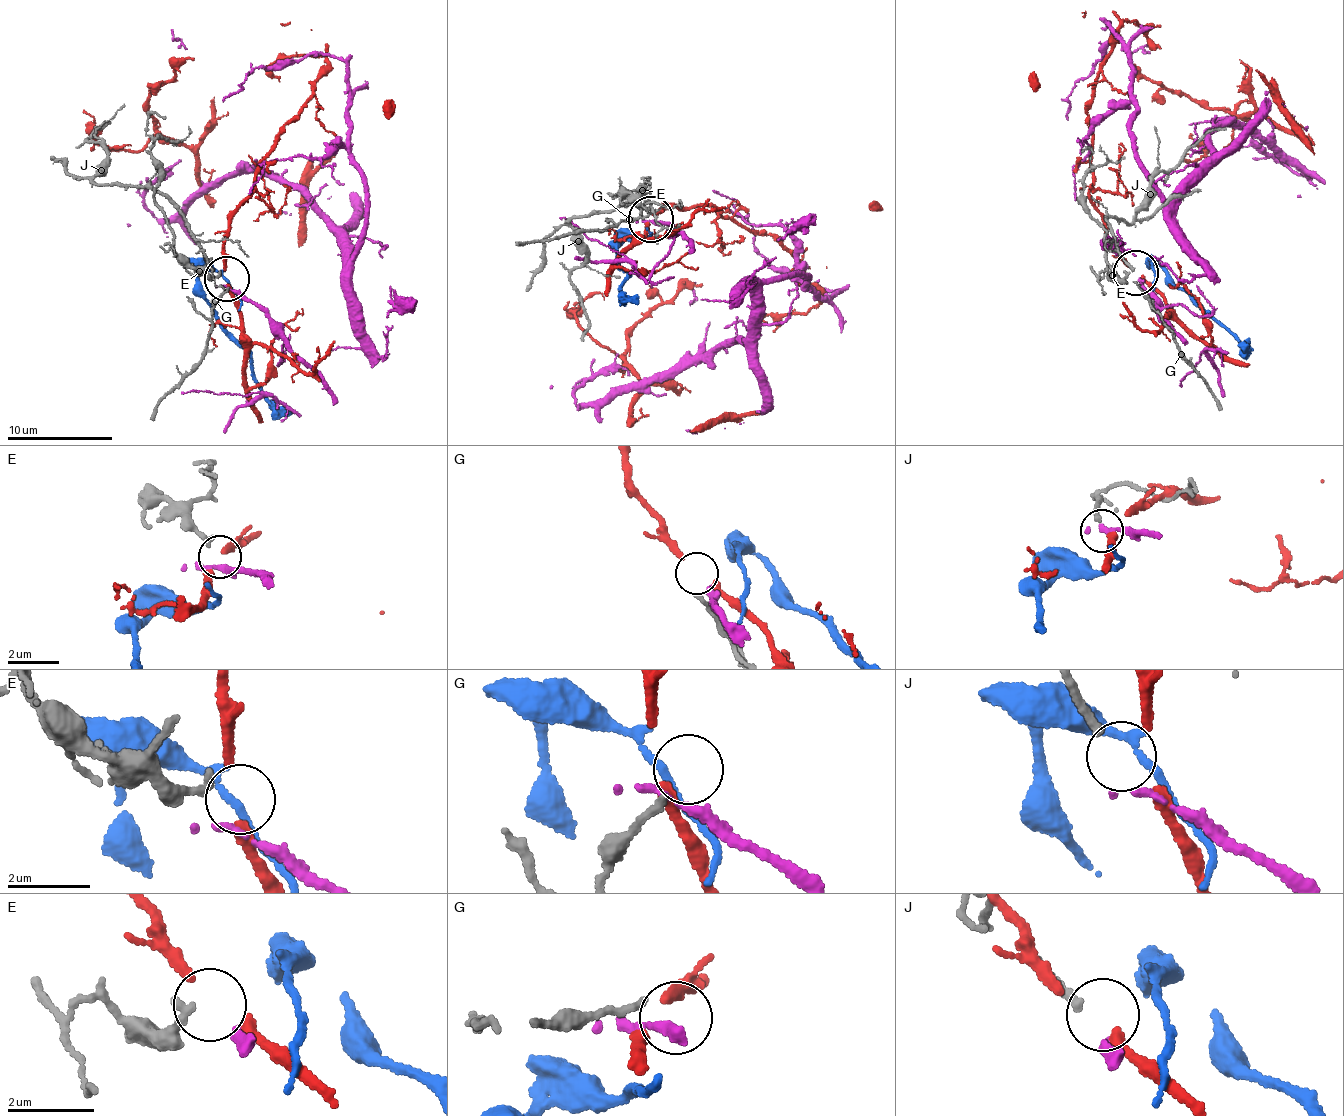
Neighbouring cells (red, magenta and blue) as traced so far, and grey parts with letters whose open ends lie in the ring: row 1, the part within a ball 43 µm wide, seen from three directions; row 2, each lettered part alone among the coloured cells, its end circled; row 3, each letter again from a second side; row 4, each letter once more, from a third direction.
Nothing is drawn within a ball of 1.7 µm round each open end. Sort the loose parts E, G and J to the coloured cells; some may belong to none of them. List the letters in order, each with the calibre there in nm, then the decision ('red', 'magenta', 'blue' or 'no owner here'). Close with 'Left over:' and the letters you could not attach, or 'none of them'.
E: 190 nm | red
G: 140 nm | no owner here
J: 190 nm | magenta
Left over: G

